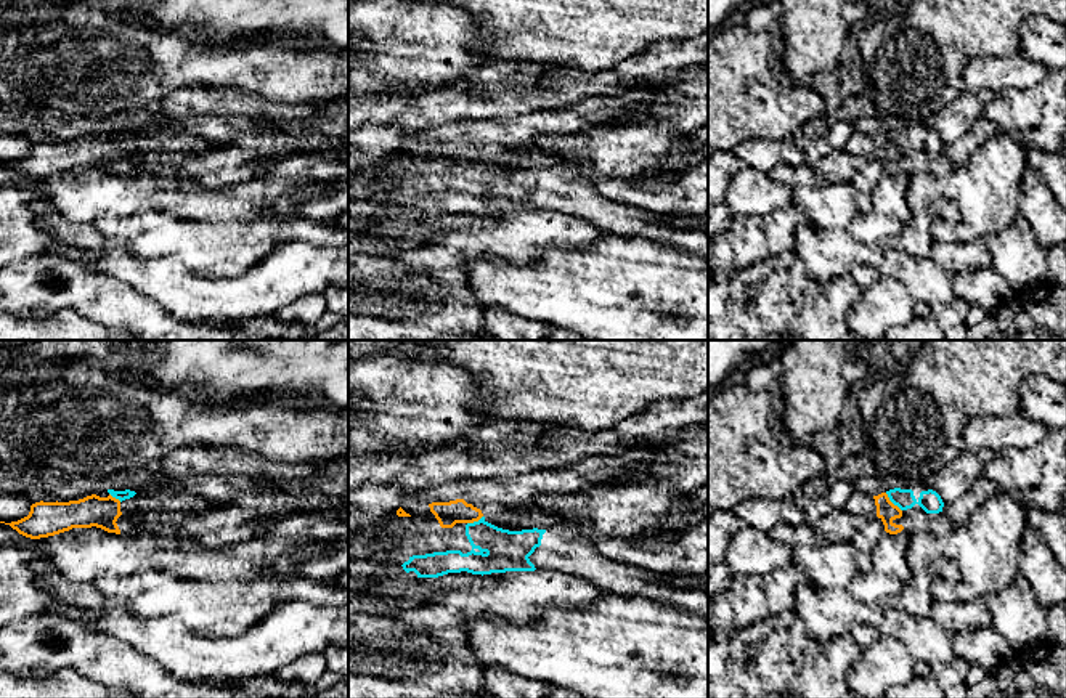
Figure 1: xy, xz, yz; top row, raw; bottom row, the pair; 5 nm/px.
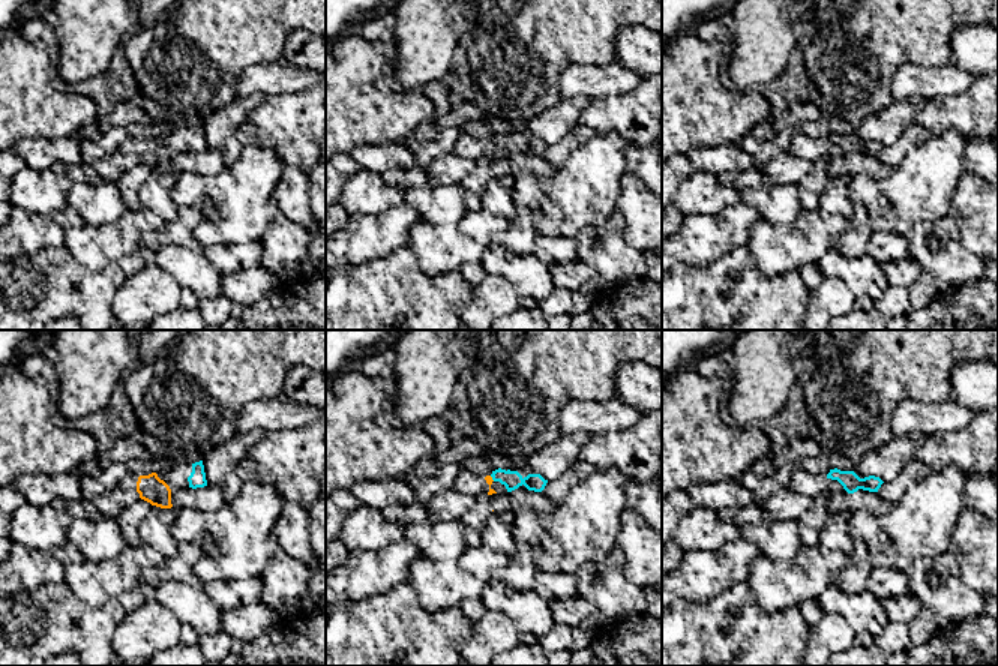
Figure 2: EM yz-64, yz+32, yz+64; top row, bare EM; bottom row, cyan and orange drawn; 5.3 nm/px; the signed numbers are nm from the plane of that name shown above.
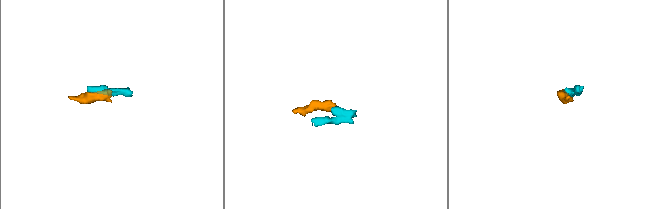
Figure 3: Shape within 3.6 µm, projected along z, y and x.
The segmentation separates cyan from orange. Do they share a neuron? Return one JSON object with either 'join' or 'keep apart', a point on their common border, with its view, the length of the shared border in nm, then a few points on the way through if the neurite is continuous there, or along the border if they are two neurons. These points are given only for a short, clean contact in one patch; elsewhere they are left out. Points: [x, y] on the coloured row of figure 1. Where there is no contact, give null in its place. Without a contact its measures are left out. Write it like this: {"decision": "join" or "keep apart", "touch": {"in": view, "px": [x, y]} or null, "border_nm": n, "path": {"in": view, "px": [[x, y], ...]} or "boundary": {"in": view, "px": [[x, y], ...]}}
{"decision": "keep apart", "touch": {"in": "yz", "px": [893, 503]}, "border_nm": 130, "boundary": {"in": "yz", "px": [[885, 493], [901, 511]]}}

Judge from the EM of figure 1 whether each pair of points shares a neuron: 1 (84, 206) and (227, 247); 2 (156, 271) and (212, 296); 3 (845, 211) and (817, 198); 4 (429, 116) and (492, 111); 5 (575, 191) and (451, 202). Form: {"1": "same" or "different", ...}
{"1": "different", "2": "same", "3": "same", "4": "same", "5": "same"}

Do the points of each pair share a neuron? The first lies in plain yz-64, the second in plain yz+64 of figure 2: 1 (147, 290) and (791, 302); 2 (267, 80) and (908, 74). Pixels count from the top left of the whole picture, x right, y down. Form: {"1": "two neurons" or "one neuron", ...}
{"1": "two neurons", "2": "one neuron"}

